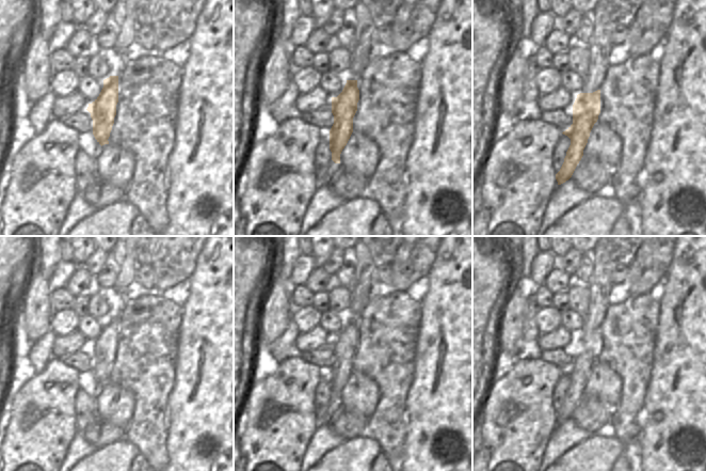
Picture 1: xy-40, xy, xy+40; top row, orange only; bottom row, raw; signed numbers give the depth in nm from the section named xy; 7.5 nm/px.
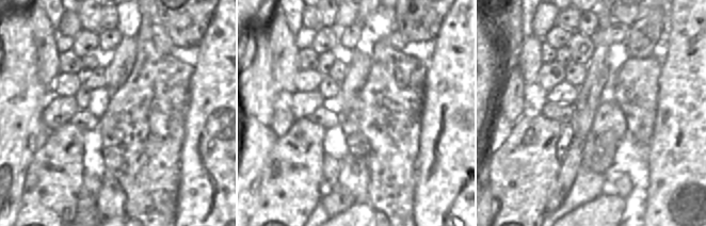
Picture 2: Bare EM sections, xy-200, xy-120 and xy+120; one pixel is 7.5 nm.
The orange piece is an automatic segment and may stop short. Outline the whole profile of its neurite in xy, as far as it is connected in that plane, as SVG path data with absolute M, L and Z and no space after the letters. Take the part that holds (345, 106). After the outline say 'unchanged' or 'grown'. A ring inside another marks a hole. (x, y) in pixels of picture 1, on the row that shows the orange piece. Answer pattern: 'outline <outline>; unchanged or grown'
outline M347 80L342 92L337 97L332 97L334 124L330 130L330 150L335 163L340 163L340 154L353 132L353 117L358 100L357 80Z; unchanged

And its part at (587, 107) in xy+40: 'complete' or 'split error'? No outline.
complete

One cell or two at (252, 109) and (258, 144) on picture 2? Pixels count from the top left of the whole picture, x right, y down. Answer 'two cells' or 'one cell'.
one cell

